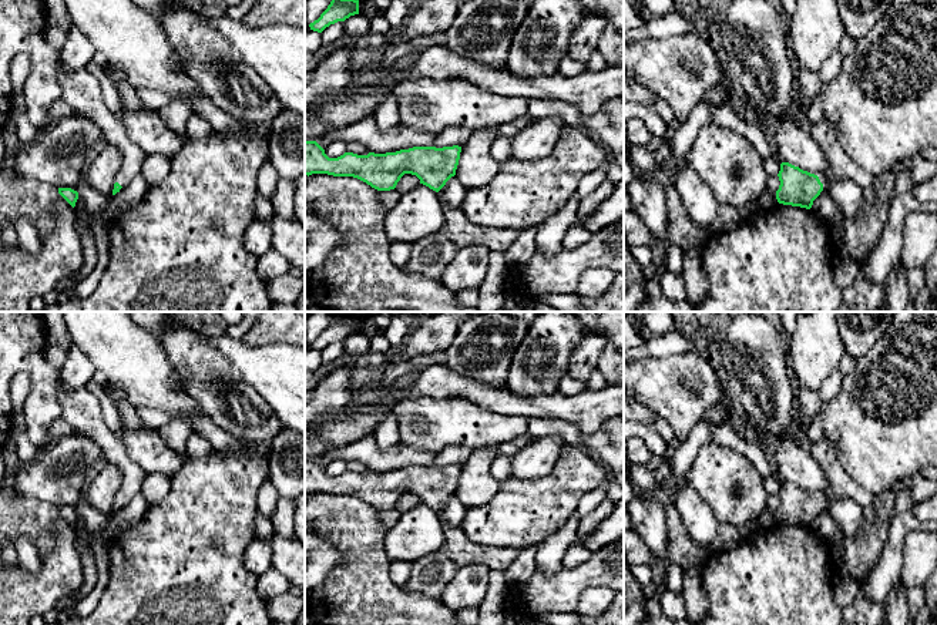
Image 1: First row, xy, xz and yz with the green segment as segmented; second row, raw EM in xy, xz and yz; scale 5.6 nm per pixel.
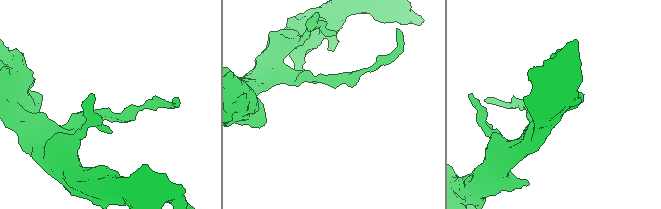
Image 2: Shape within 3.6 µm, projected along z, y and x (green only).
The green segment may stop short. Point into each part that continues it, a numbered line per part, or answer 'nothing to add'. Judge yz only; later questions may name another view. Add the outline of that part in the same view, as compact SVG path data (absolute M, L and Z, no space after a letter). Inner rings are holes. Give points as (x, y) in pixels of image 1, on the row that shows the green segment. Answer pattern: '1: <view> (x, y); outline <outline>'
1: yz (840, 167); outline M825 118L809 127L810 135L826 157L827 171L819 174L823 185L829 181L853 181L863 189L873 181L873 175L856 164L839 145L834 127Z

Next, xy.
1: xy (80, 88); outline M58 57L56 71L61 85L61 98L75 112L90 118L101 130L103 141L122 155L117 182L121 187L128 185L134 177L141 174L148 154L128 138L121 121L105 105L100 83L87 68L70 70Z

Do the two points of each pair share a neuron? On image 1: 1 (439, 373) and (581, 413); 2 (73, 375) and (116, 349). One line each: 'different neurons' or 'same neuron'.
1: same neuron
2: different neurons

